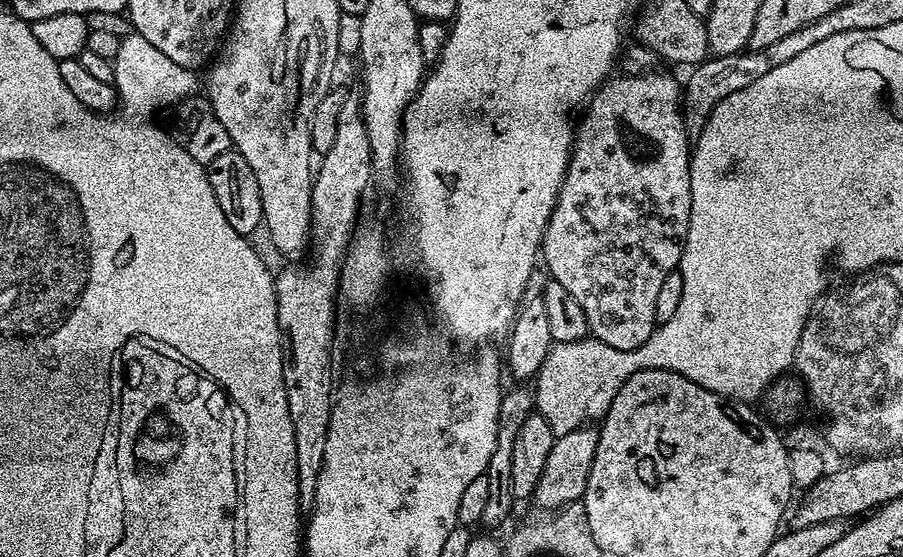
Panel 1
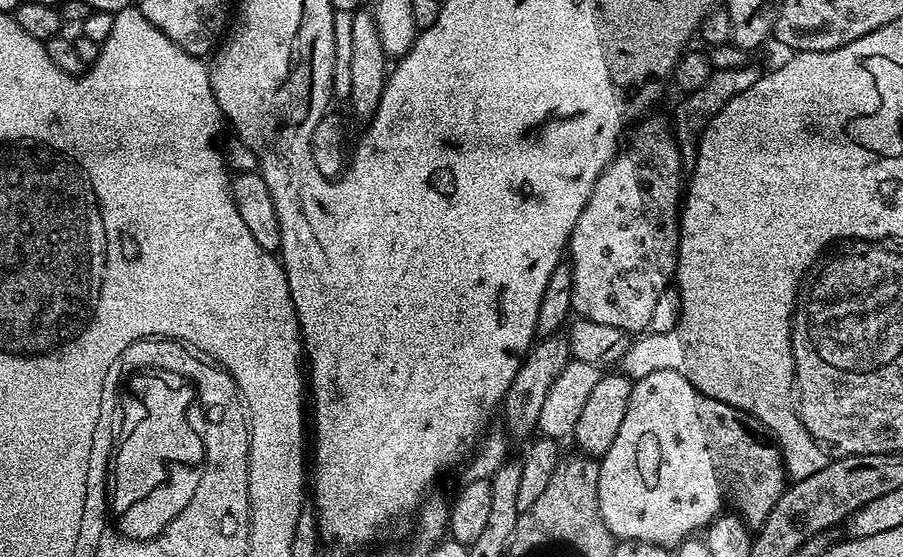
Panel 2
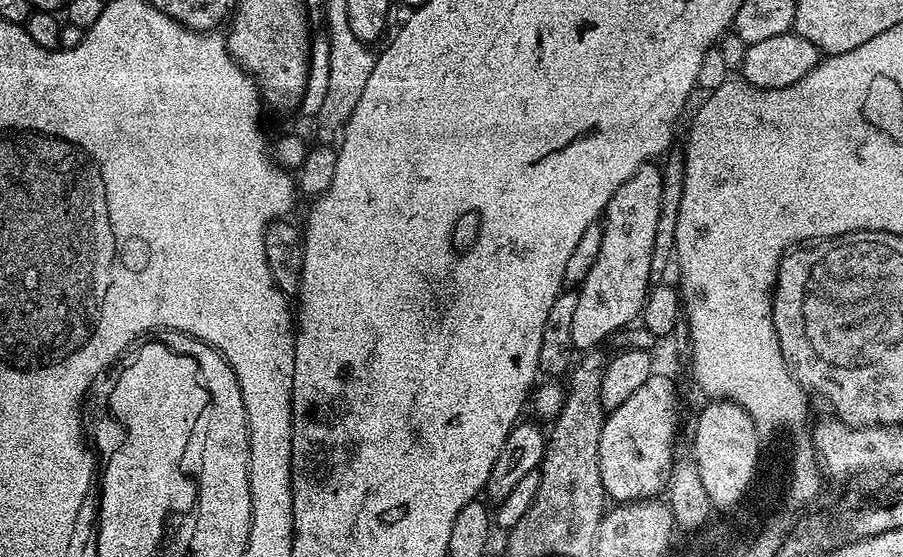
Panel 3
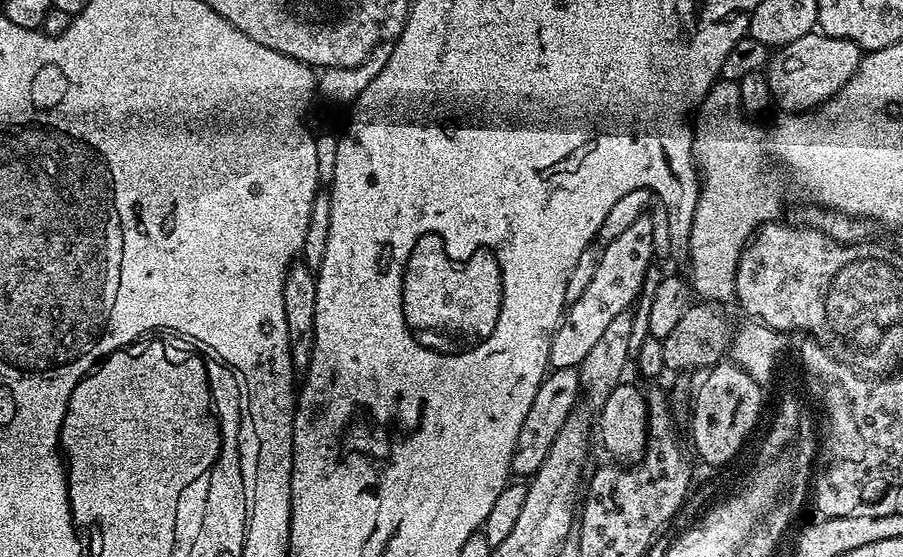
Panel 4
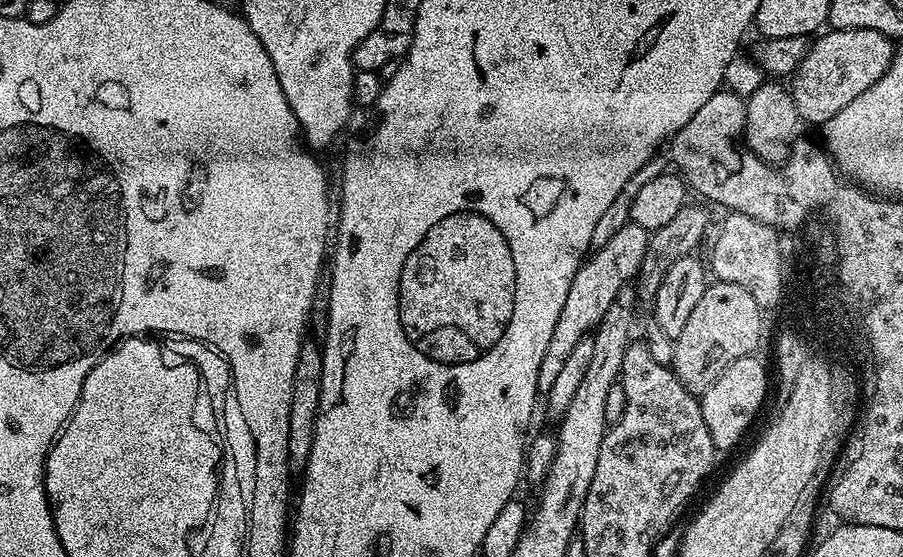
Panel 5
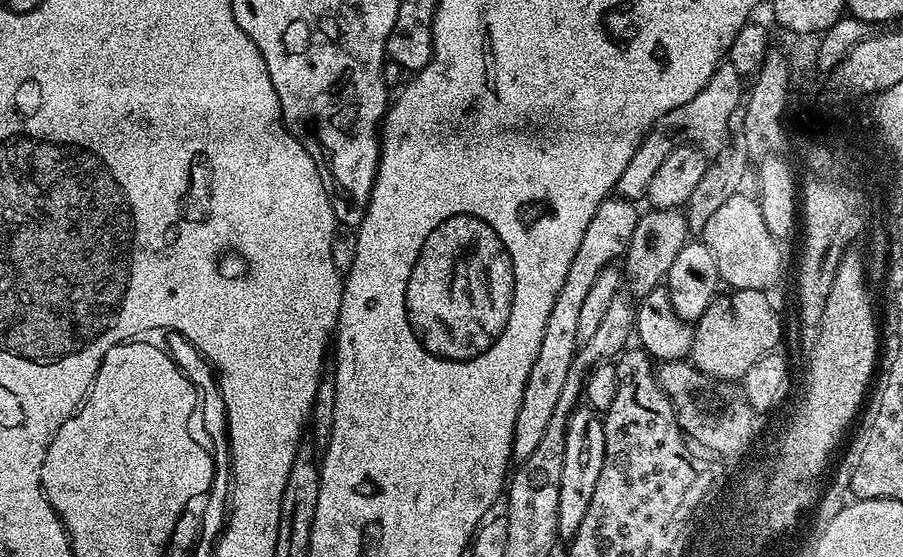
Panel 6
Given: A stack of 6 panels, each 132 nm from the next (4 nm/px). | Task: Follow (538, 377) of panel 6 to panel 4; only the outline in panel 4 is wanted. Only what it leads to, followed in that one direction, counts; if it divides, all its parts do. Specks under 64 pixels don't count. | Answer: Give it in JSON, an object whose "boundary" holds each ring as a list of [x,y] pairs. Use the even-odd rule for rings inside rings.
{"boundary":[[[648,214],[638,218],[638,222],[634,222],[634,226],[627,228],[623,234],[618,234],[618,238],[603,245],[604,253],[590,286],[586,286],[578,302],[567,305],[556,331],[552,333],[552,345],[548,355],[552,368],[579,366],[586,354],[590,354],[590,350],[598,343],[598,338],[602,338],[607,324],[617,314],[629,311],[637,303],[645,287],[644,279],[648,276],[648,267],[652,264],[652,251],[655,248],[656,228],[652,225],[651,215]]]}

